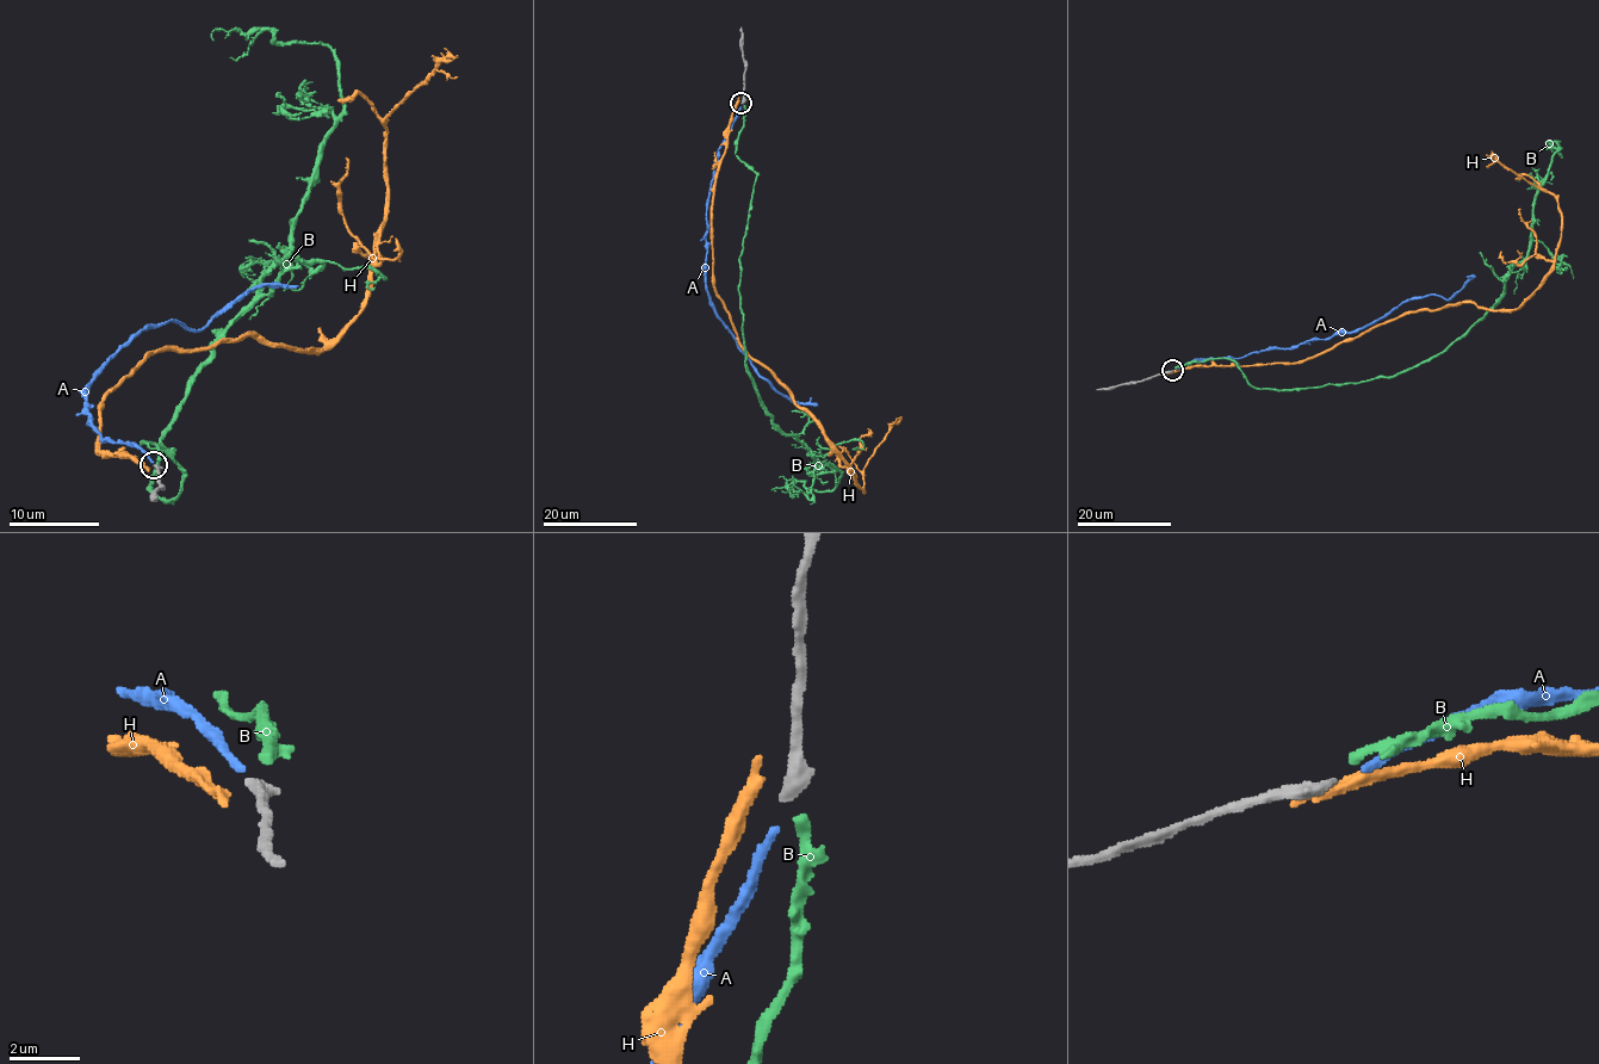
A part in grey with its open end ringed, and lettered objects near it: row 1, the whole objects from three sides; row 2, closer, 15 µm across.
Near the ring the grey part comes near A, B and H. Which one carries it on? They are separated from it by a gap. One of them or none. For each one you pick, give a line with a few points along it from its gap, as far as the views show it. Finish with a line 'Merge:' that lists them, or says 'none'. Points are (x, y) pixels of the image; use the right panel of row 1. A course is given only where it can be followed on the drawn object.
A: it runs (1177, 369), (1197, 359), (1295, 348), (1307, 340), (1357, 332), (1410, 299), (1435, 295), (1450, 299), (1474, 277)
Merge: A

